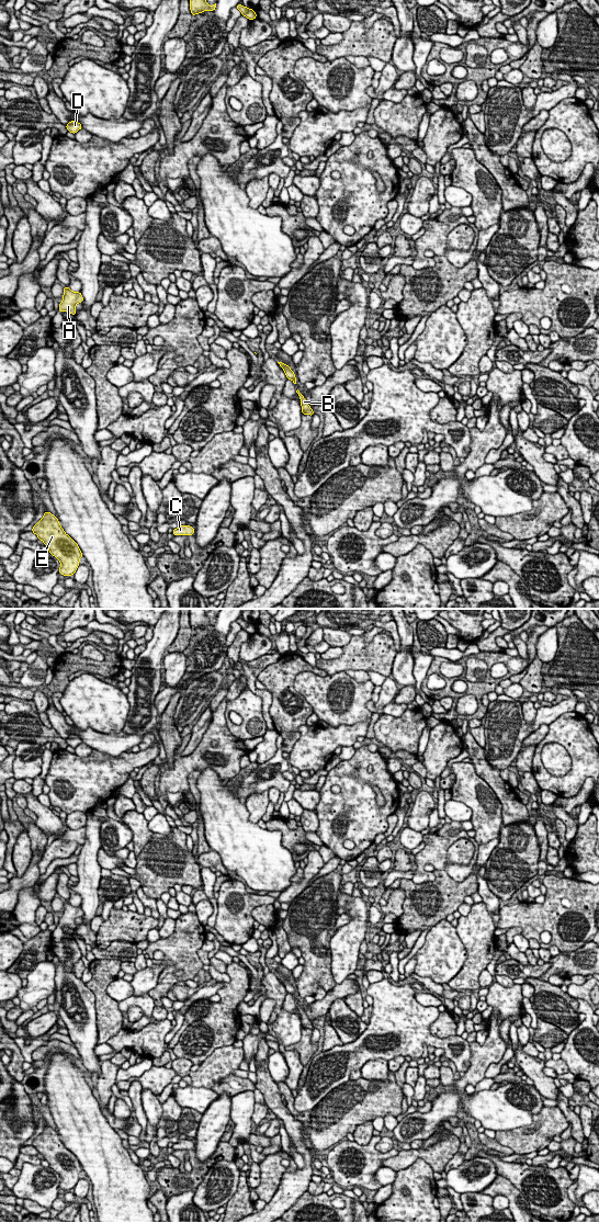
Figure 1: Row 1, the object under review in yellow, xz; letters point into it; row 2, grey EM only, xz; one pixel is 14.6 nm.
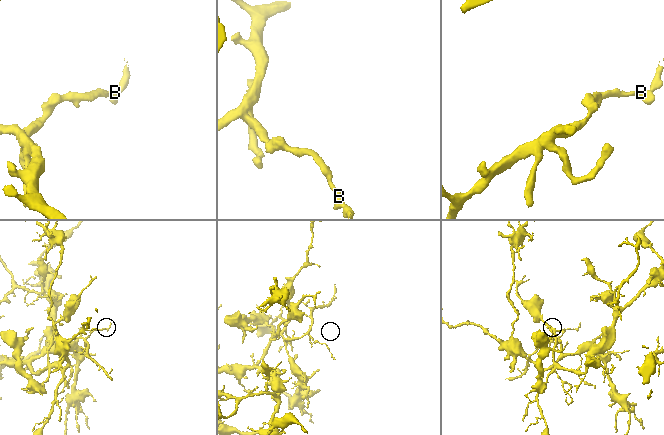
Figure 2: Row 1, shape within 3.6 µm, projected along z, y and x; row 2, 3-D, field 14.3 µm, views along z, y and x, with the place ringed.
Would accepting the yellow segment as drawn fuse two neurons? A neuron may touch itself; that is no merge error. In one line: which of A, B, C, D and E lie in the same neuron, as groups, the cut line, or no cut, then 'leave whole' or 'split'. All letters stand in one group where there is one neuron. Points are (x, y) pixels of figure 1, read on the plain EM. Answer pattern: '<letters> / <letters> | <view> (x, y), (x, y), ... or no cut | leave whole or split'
A B C D E | no cut | leave whole

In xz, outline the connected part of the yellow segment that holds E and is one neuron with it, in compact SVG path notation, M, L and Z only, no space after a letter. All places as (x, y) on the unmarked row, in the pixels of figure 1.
M44 1126L32 1143L39 1154L48 1162L49 1167L60 1176L59 1188L71 1190L76 1187L79 1174L83 1170L78 1158L65 1147L58 1133L50 1126Z

